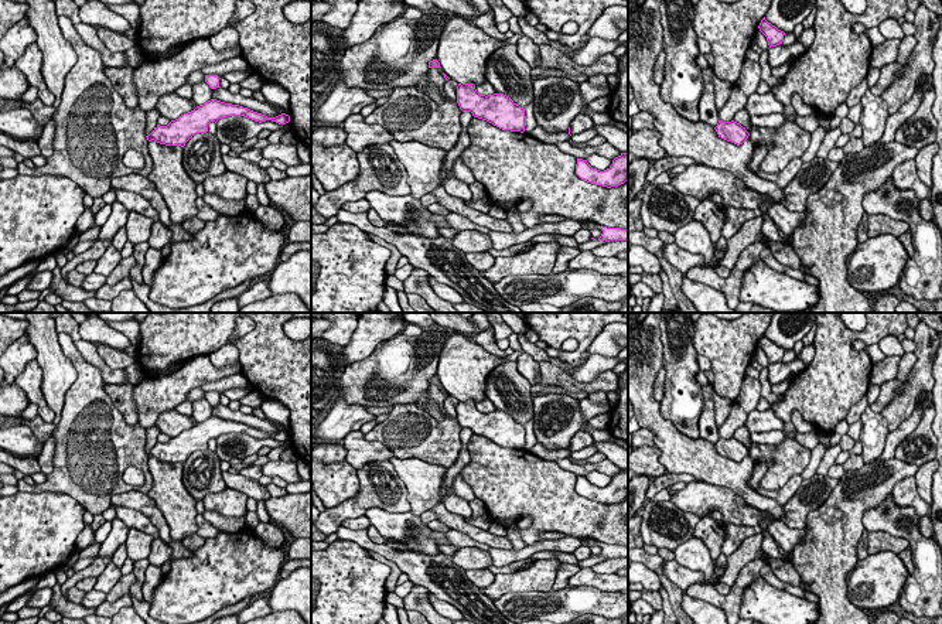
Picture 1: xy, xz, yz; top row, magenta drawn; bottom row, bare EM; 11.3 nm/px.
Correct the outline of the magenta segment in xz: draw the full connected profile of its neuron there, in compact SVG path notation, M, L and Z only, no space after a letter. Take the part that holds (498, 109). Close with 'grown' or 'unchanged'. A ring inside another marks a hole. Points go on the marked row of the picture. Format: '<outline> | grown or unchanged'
M458 83L457 103L463 112L487 120L502 130L525 132L525 109L504 93L479 95L474 83Z | unchanged

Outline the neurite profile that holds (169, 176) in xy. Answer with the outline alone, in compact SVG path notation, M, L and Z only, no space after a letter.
M149 141L153 168L147 178L156 185L170 209L171 224L197 216L197 184L182 167L182 147Z

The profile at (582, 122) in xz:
M586 113L577 115L570 125L570 134L578 134L587 129L591 129L594 126L594 122L591 120L590 116Z

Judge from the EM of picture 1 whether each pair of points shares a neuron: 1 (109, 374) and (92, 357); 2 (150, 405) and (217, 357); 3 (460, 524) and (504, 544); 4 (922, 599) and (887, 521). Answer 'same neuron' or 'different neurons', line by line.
1: same neuron
2: different neurons
3: same neuron
4: same neuron

